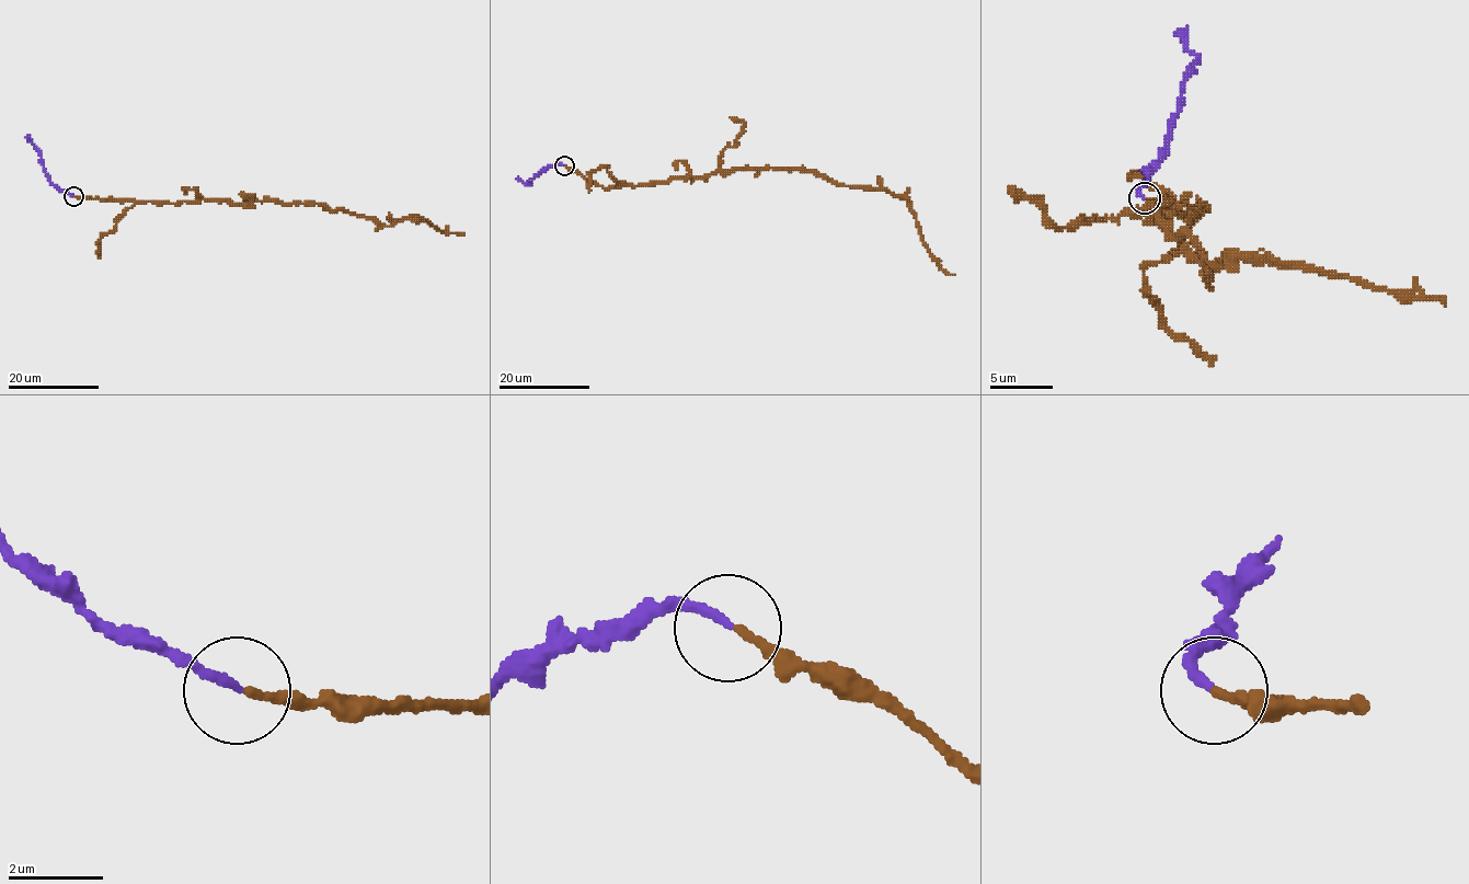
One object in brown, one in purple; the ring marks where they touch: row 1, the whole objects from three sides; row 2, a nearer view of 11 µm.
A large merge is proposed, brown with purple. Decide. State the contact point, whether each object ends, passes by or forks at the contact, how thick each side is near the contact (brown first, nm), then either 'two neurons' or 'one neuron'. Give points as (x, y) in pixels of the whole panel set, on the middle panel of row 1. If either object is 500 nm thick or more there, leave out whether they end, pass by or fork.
at (564, 165); brown ends there; purple ends there; 180 nm thick on the brown side, 190 nm on the other; one neuron

